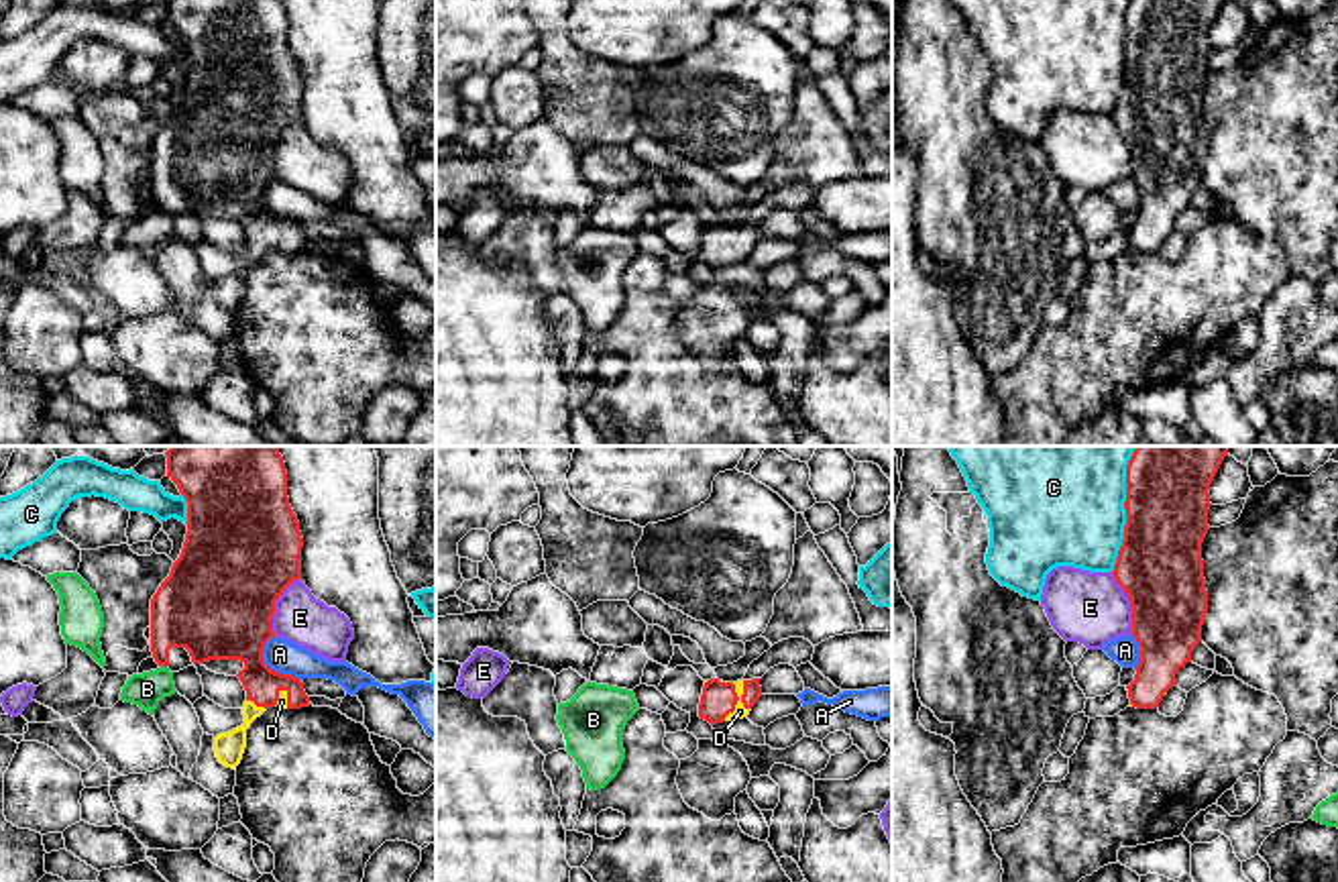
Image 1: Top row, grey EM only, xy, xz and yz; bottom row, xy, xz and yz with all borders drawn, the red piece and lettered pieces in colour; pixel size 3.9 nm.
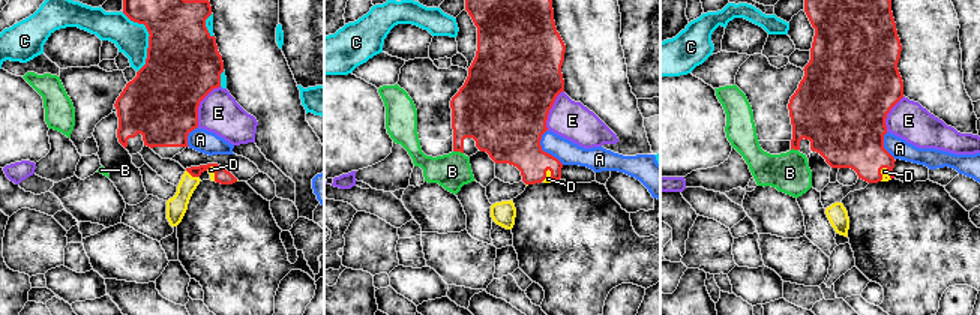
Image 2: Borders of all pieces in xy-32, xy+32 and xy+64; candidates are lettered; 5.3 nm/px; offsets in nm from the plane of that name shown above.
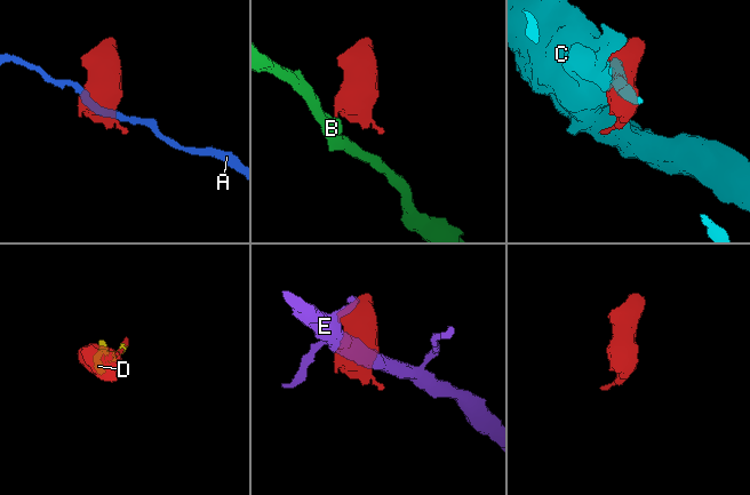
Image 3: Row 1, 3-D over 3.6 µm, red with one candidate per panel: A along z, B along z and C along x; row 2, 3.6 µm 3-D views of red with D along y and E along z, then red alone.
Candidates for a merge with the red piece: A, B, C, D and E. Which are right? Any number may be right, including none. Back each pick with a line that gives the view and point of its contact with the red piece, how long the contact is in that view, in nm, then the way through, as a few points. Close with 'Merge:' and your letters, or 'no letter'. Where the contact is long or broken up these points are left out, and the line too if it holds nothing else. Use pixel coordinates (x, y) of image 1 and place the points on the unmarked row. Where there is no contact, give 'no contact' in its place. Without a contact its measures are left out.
D: contact xz (742, 245); length 180 nm; way xz (717, 243), (742, 245), (740, 255)
Merge: D

